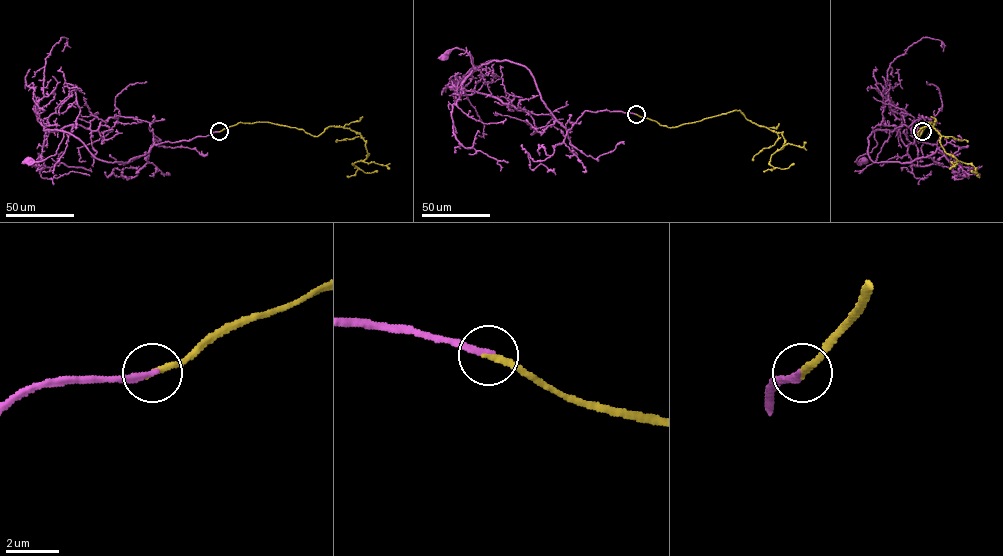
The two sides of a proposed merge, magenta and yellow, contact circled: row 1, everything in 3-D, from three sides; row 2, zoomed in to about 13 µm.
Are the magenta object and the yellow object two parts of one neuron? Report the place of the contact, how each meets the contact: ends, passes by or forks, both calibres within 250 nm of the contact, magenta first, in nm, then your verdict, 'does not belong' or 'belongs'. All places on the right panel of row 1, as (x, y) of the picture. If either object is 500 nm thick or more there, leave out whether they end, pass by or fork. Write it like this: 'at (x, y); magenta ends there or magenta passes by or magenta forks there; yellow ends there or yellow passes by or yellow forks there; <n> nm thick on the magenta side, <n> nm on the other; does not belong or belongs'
at (922, 131); magenta ends there; yellow ends there; 220 nm thick on the magenta side, 260 nm on the other; belongs

